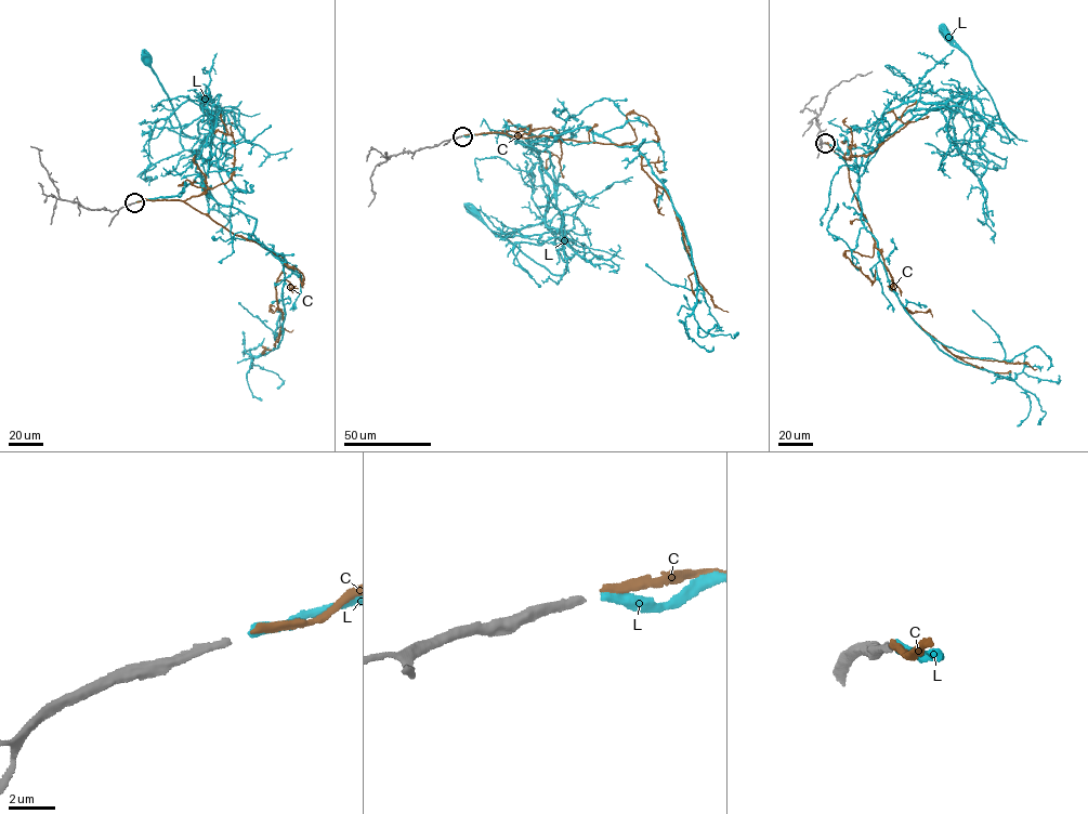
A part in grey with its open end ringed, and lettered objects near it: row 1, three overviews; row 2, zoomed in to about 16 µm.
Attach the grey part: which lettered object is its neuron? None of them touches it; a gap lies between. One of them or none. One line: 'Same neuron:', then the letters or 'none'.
Same neuron: L

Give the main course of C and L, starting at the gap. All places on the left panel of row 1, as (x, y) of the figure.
C: (135, 202), (183, 200), (282, 257), (275, 288), (283, 320), (274, 340), (283, 329), (292, 329)
L: (135, 201), (201, 182), (213, 134), (201, 102), (198, 136), (183, 132), (146, 60)

